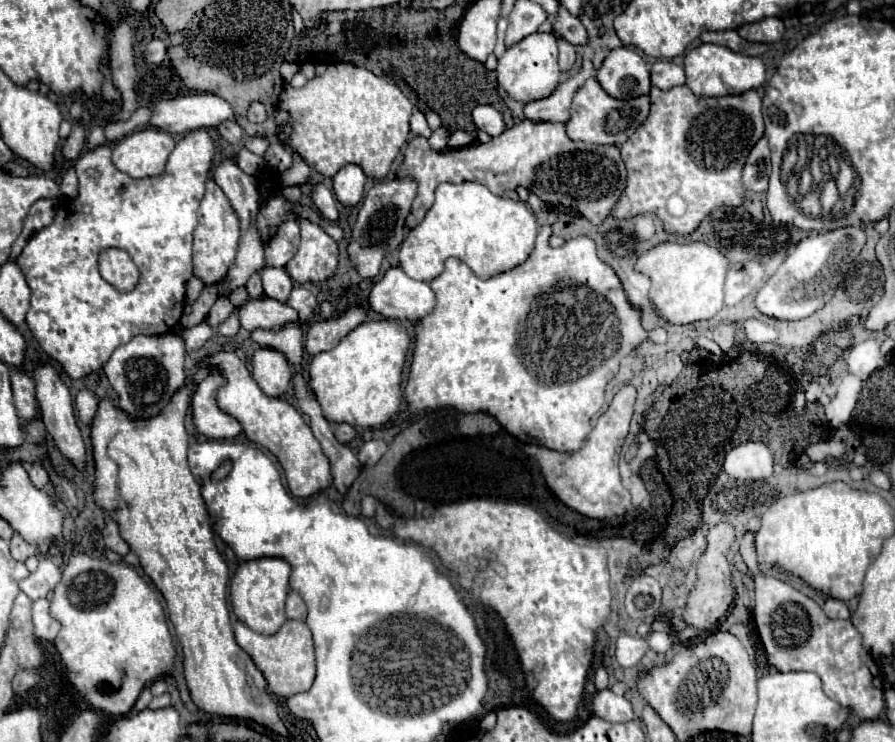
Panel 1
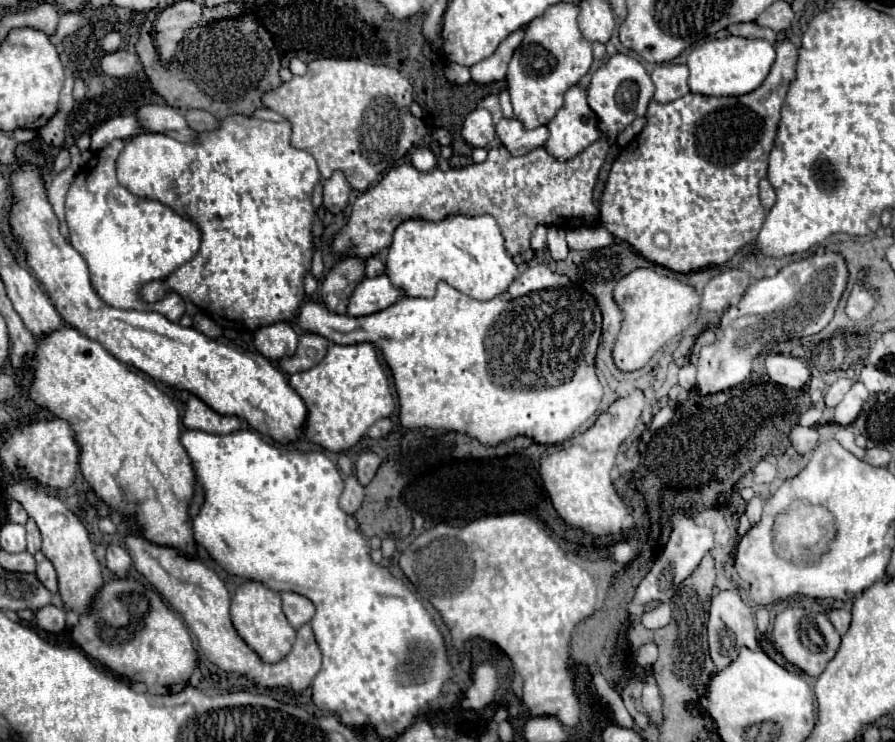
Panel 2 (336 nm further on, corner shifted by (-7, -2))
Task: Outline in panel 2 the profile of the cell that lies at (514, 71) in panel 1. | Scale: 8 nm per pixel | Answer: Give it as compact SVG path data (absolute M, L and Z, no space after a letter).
M558 2L558 6L550 6L542 18L530 22L522 44L510 60L506 78L510 102L514 118L520 120L526 130L548 124L564 104L564 92L576 86L592 66L592 44L582 36L576 24L578 12L580 6L574 2Z

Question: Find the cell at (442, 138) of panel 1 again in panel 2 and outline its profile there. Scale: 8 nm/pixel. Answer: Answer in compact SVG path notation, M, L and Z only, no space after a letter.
M420 146L412 152L412 166L420 172L430 172L436 168L436 156L432 154L432 150Z

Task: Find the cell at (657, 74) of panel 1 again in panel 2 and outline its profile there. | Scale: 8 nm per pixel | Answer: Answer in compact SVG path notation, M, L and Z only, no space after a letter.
M678 64L656 66L652 72L652 82L656 86L654 100L660 104L666 104L666 102L672 102L680 96L686 96L690 92L686 78L688 78L686 66L678 66Z

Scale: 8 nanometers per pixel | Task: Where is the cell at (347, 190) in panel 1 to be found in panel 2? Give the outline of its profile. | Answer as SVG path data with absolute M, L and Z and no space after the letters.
M334 172L332 178L322 182L324 186L324 200L322 200L322 208L338 214L346 208L348 204L348 196L350 196L350 184L346 182L346 176L342 172Z

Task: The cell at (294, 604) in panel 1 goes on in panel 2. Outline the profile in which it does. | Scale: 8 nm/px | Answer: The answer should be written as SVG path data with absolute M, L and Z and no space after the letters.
M282 592L282 610L292 628L300 628L314 616L314 604L296 592Z

